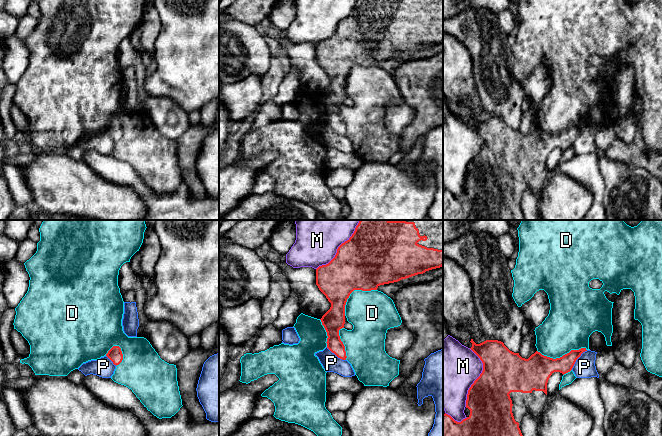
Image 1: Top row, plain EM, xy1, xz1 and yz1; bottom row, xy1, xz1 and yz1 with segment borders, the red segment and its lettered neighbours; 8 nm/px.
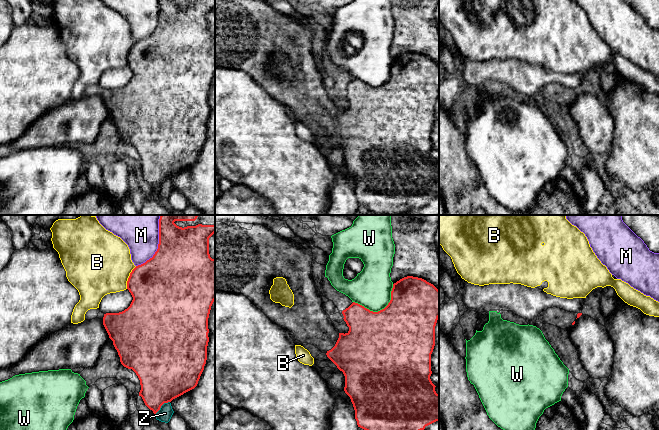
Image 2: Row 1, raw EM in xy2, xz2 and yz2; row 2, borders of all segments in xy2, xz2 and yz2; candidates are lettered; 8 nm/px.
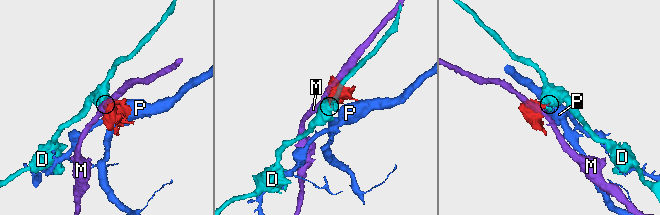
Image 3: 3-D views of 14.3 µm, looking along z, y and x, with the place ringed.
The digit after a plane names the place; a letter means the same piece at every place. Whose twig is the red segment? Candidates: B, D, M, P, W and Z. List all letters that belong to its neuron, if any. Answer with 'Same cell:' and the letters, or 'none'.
Same cell: none

